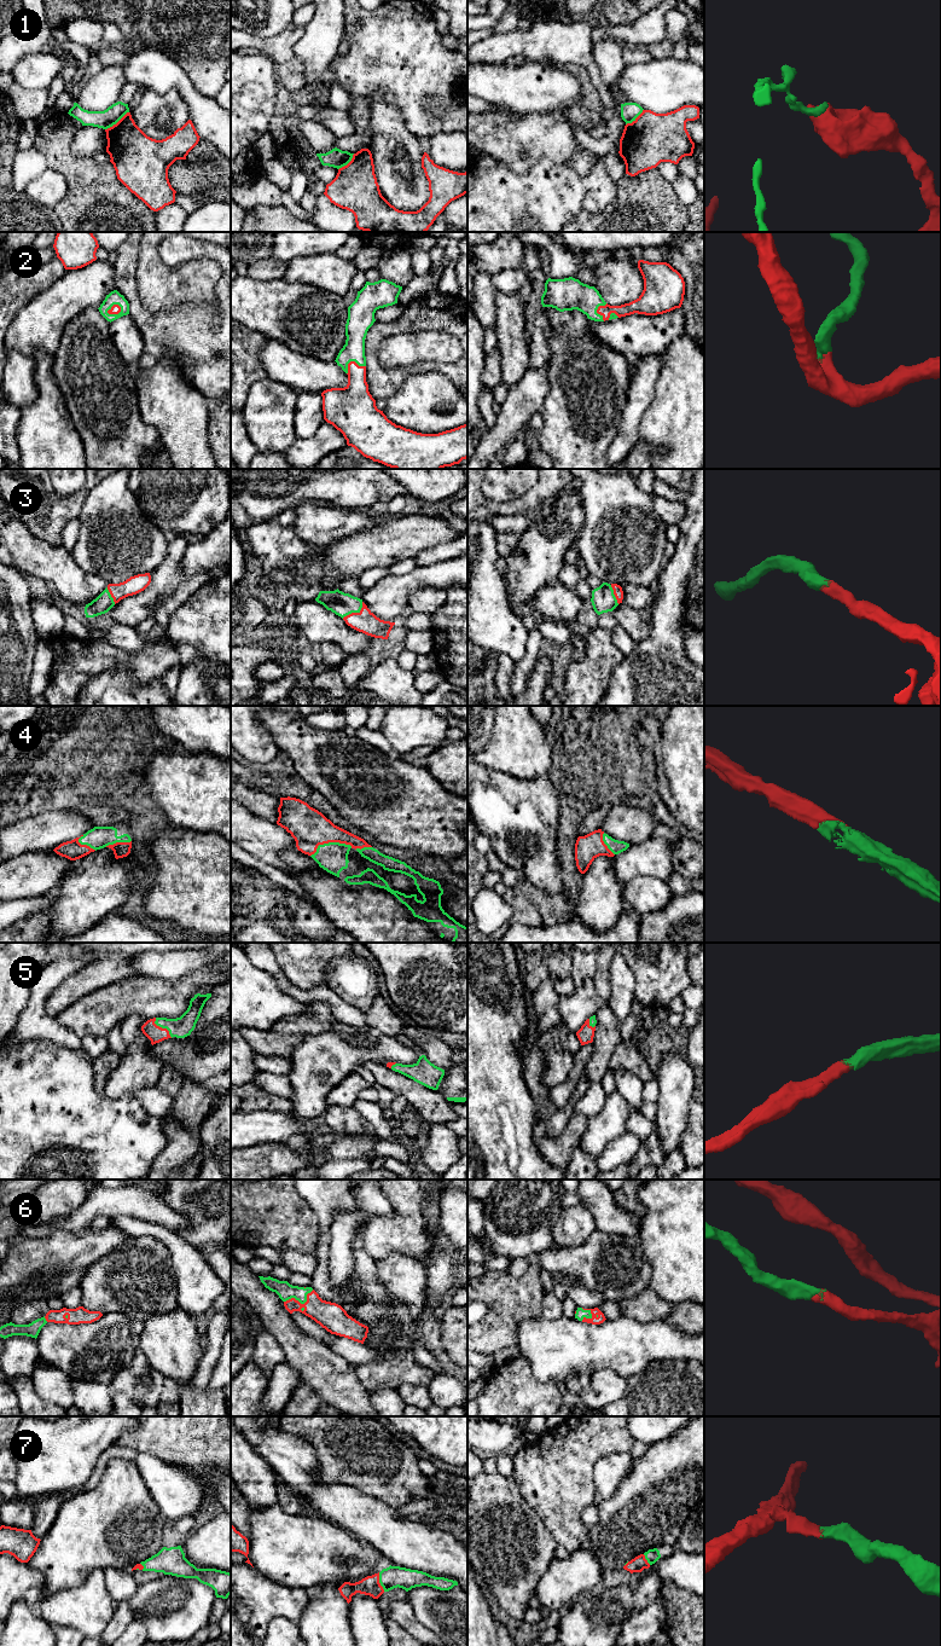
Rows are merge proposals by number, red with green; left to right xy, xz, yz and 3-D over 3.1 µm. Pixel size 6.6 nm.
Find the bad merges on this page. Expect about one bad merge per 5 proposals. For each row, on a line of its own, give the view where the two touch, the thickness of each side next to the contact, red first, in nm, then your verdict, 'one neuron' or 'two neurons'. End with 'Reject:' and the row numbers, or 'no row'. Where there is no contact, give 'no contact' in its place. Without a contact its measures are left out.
1: xy | 320/120 nm | two neurons
2: xy | 60/90 nm | one neuron
3: xz | 150/160 nm | one neuron
4: xz | 260/200 nm | one neuron
5: xy | 110/140 nm | one neuron
6: xz | 190/120 nm | one neuron
7: xz | 130/150 nm | one neuron
Reject: 1

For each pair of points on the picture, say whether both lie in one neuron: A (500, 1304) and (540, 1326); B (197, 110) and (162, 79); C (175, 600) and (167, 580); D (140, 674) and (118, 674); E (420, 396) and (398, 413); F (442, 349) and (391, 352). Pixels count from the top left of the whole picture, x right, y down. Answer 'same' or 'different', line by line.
A: different
B: same
C: different
D: different
E: same
F: same

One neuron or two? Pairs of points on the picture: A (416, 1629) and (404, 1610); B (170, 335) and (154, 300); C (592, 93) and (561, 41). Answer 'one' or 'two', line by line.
A: one
B: two
C: two

